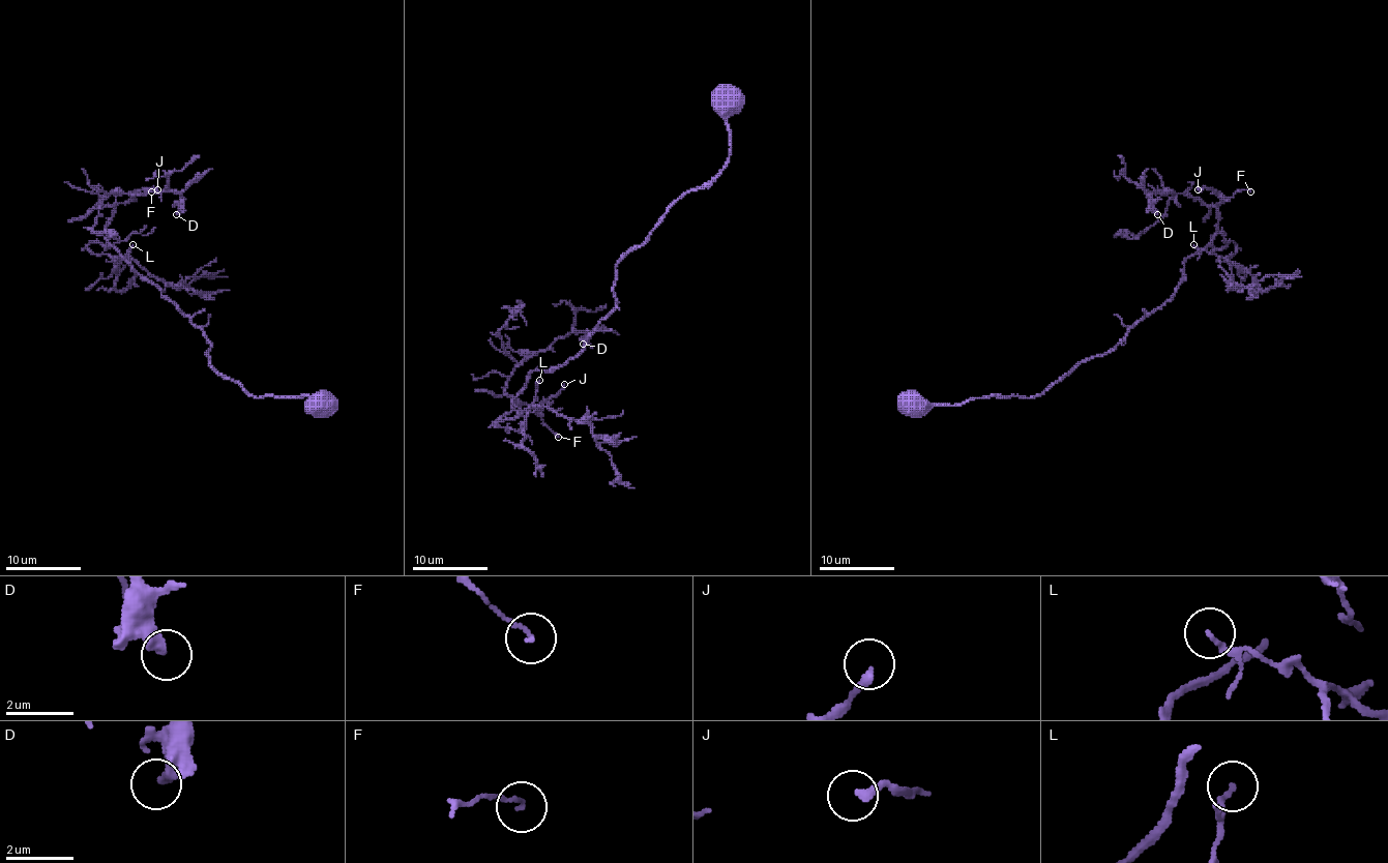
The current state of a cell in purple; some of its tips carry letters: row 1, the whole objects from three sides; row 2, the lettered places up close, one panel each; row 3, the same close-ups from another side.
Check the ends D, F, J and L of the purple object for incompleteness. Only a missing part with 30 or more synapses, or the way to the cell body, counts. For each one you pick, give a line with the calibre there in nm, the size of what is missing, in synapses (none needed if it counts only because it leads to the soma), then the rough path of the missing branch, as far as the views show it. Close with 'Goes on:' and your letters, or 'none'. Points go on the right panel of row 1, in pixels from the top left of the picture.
Goes on: none

